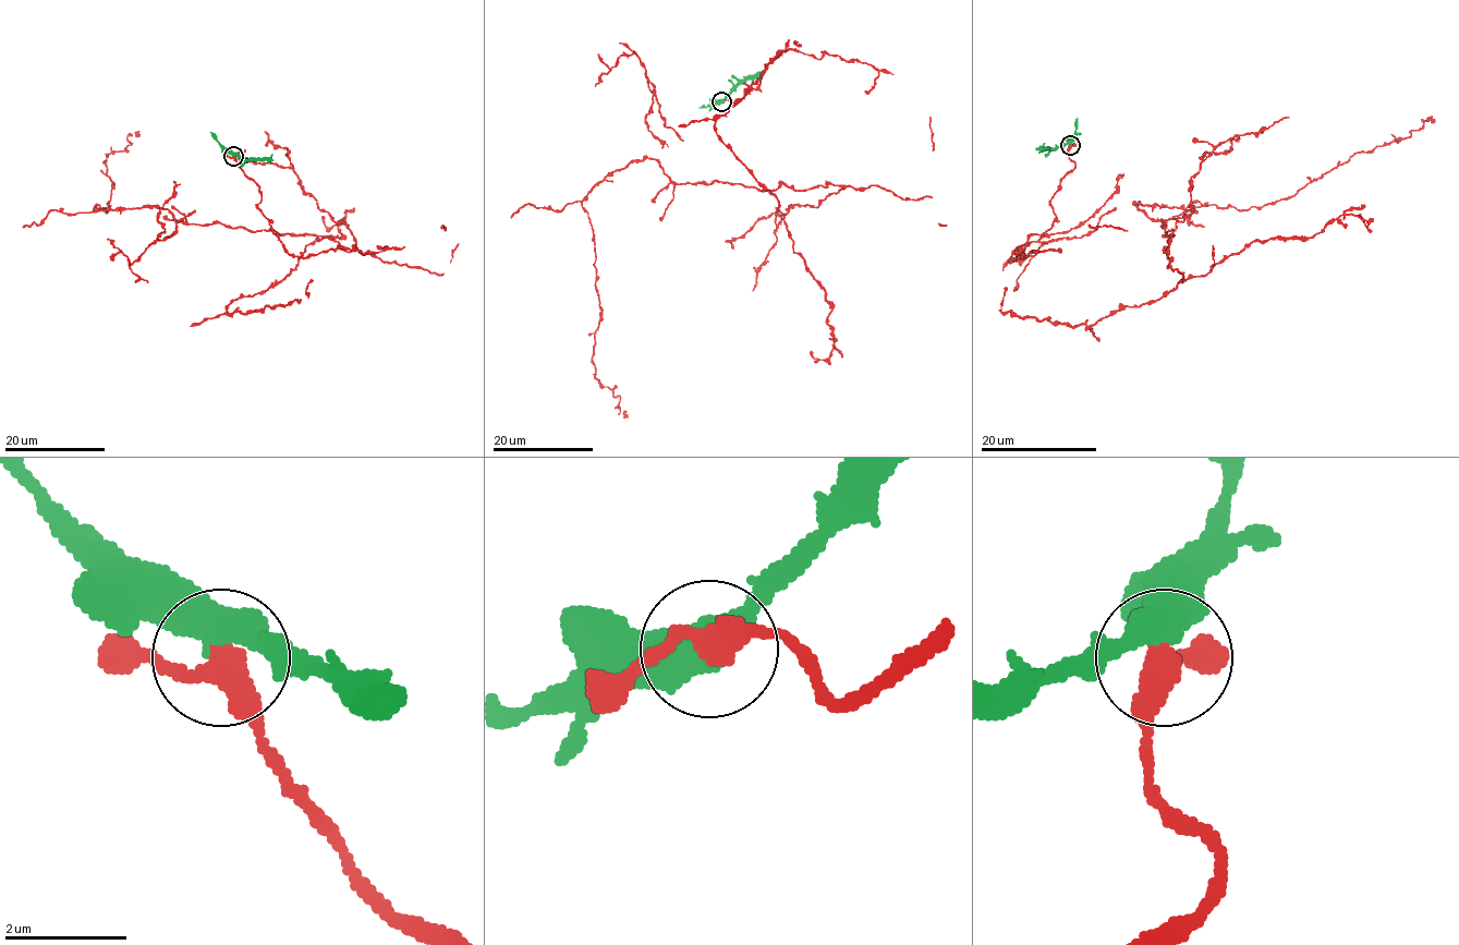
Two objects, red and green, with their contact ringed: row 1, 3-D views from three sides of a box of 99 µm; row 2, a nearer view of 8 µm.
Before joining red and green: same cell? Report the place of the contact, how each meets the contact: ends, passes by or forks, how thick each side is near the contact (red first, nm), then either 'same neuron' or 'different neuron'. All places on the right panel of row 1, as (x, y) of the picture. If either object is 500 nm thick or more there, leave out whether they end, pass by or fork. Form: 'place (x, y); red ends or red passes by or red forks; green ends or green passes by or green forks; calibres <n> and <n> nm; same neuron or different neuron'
place (1070, 145); calibres 360 and 500 nm; different neuron

